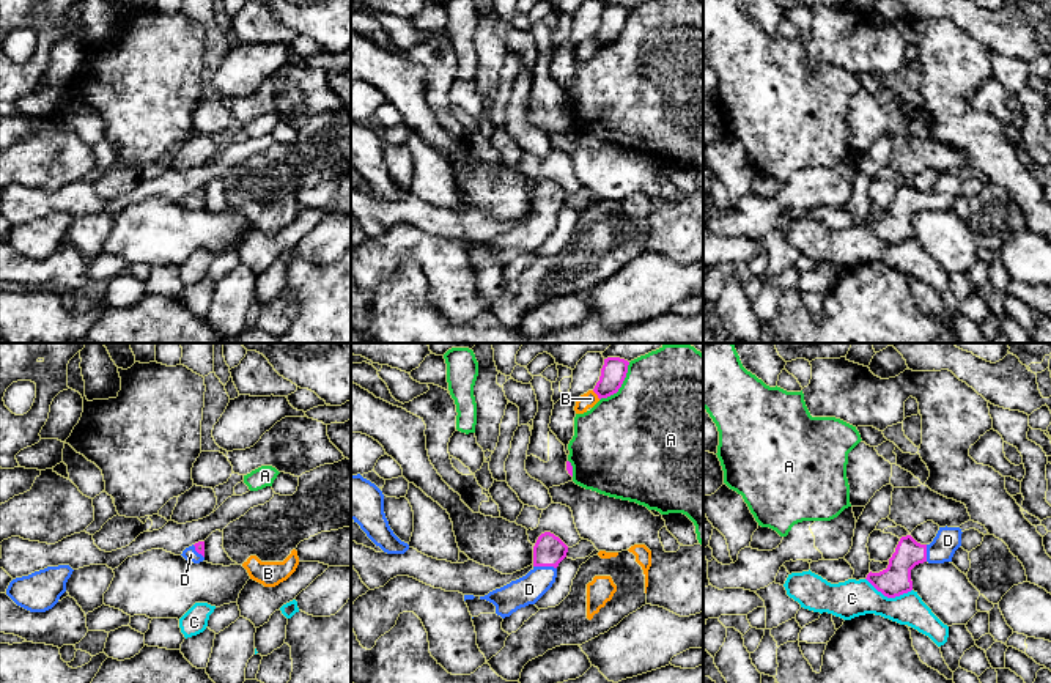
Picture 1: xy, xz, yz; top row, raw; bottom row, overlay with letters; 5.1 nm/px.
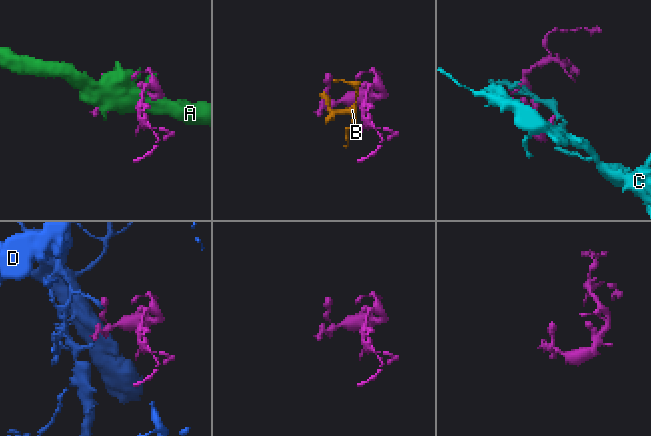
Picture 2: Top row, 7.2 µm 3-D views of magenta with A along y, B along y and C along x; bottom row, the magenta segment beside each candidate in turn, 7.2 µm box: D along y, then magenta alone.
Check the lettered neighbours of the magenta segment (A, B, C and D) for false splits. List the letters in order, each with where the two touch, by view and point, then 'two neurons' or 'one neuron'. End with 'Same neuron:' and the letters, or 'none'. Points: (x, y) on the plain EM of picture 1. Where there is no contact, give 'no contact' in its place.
A: contact xz (620, 33); two neurons
B: contact xz (597, 41); two neurons
C: contact yz (889, 244); two neurons
D: contact xz (545, 213); one neuron
Same neuron: D

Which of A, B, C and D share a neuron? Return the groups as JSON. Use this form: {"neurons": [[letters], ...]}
{"neurons": [["A"], ["B"], ["C"], ["D"]]}

